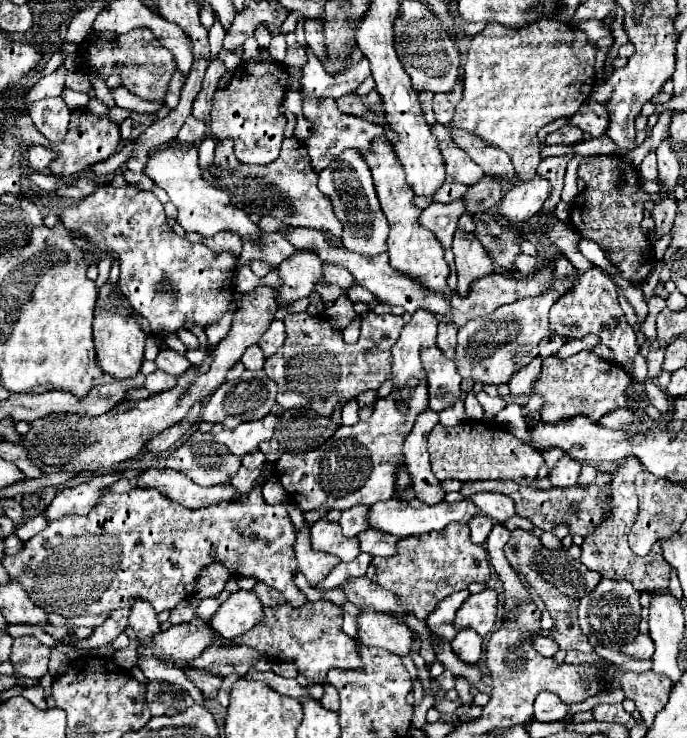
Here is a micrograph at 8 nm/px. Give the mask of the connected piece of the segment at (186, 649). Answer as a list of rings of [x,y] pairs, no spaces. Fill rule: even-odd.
[[[195,617],[189,623],[173,625],[167,631],[155,635],[153,645],[139,645],[139,653],[145,657],[157,657],[161,661],[191,661],[199,657],[213,641],[213,629],[209,621]]]

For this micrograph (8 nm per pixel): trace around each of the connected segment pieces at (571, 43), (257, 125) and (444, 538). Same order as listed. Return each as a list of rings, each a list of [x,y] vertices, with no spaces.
[[[539,19],[533,25],[517,31],[489,21],[487,29],[475,35],[471,41],[471,49],[463,67],[463,99],[457,103],[455,119],[449,129],[457,127],[477,133],[479,137],[485,137],[485,141],[489,141],[491,145],[497,145],[503,151],[511,151],[509,155],[515,163],[519,177],[523,181],[529,181],[529,177],[537,173],[541,153],[541,141],[537,137],[537,131],[555,119],[571,117],[573,113],[577,113],[581,103],[589,99],[591,83],[595,77],[595,53],[597,47],[589,43],[585,33],[559,21]]]
[[[255,61],[255,63],[241,63],[241,67],[235,71],[231,83],[223,91],[215,91],[213,107],[211,107],[211,131],[217,139],[233,139],[235,141],[235,153],[241,163],[249,165],[269,165],[279,157],[281,143],[285,139],[283,131],[287,127],[287,117],[281,111],[283,95],[287,93],[287,71],[279,63],[267,63],[267,61]]]
[[[447,525],[443,531],[431,531],[425,535],[413,535],[407,539],[401,539],[401,553],[397,557],[389,559],[373,559],[373,565],[377,569],[375,581],[391,589],[401,597],[401,601],[409,607],[413,593],[415,605],[417,605],[417,617],[423,621],[437,609],[439,601],[455,591],[467,589],[471,583],[489,581],[491,567],[487,561],[487,553],[483,547],[473,545],[469,539],[469,527],[467,525]]]

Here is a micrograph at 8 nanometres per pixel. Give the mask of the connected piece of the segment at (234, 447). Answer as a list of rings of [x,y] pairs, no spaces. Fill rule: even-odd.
[[[269,413],[257,421],[243,421],[235,429],[223,429],[221,425],[215,425],[211,433],[213,433],[215,441],[227,445],[227,449],[233,455],[243,457],[249,451],[257,449],[261,441],[269,441],[273,437],[277,423],[279,423],[277,417]]]

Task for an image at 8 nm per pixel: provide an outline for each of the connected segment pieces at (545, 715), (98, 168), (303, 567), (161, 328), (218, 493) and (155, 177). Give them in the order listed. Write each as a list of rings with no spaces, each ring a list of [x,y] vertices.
[[[541,691],[535,699],[535,719],[537,721],[563,721],[569,707],[551,691]]]
[[[127,143],[121,151],[117,151],[113,157],[109,157],[109,159],[105,159],[105,161],[101,161],[101,163],[95,163],[93,167],[91,167],[91,171],[95,173],[95,175],[107,175],[107,173],[115,173],[115,171],[119,171],[121,167],[123,167],[123,163],[127,161],[127,157],[129,157],[129,153],[131,153],[131,149],[135,147],[135,143]]]
[[[305,523],[301,531],[297,533],[295,541],[295,555],[297,555],[297,567],[299,571],[307,577],[311,585],[323,581],[331,569],[339,563],[339,557],[323,551],[313,551],[311,541],[309,541],[309,525]]]
[[[103,185],[103,187],[99,187],[95,193],[91,193],[89,197],[85,197],[85,199],[81,199],[81,201],[75,201],[75,203],[65,205],[65,207],[63,207],[63,213],[61,213],[61,221],[65,223],[65,227],[67,227],[67,229],[71,229],[71,231],[83,231],[83,233],[85,233],[85,235],[95,243],[95,245],[109,245],[109,247],[119,255],[119,267],[121,267],[119,289],[121,289],[121,291],[123,291],[123,295],[131,301],[133,309],[135,309],[137,313],[141,313],[143,317],[147,317],[147,321],[151,323],[151,331],[153,331],[153,335],[155,335],[155,337],[165,339],[167,335],[177,335],[177,329],[181,329],[181,327],[183,327],[183,321],[185,321],[185,319],[191,319],[191,321],[195,321],[197,325],[205,327],[207,323],[217,321],[217,319],[225,313],[225,309],[229,309],[231,279],[233,279],[233,269],[237,267],[237,257],[235,257],[233,253],[227,253],[227,251],[223,251],[223,253],[213,253],[213,251],[211,251],[209,247],[205,247],[203,243],[191,243],[191,241],[187,241],[185,237],[179,237],[179,235],[171,229],[171,225],[167,223],[163,203],[161,203],[161,201],[159,201],[151,191],[139,191],[139,189],[131,187],[131,185],[127,185],[127,187],[119,187],[119,189],[115,189],[115,187],[111,187],[111,185]]]
[[[149,469],[143,475],[137,475],[139,487],[157,487],[165,497],[177,501],[187,509],[199,509],[215,505],[219,501],[237,501],[239,493],[235,487],[199,487],[189,481],[185,475],[171,469]]]
[[[173,143],[169,147],[157,149],[155,153],[151,153],[151,157],[145,165],[145,175],[155,185],[159,185],[161,189],[167,191],[169,201],[177,207],[177,221],[187,233],[195,231],[203,237],[213,237],[219,231],[235,231],[241,237],[245,237],[245,235],[249,235],[253,239],[259,237],[261,229],[249,219],[249,215],[243,213],[243,209],[233,207],[229,201],[229,195],[223,189],[217,189],[203,179],[195,145]]]

